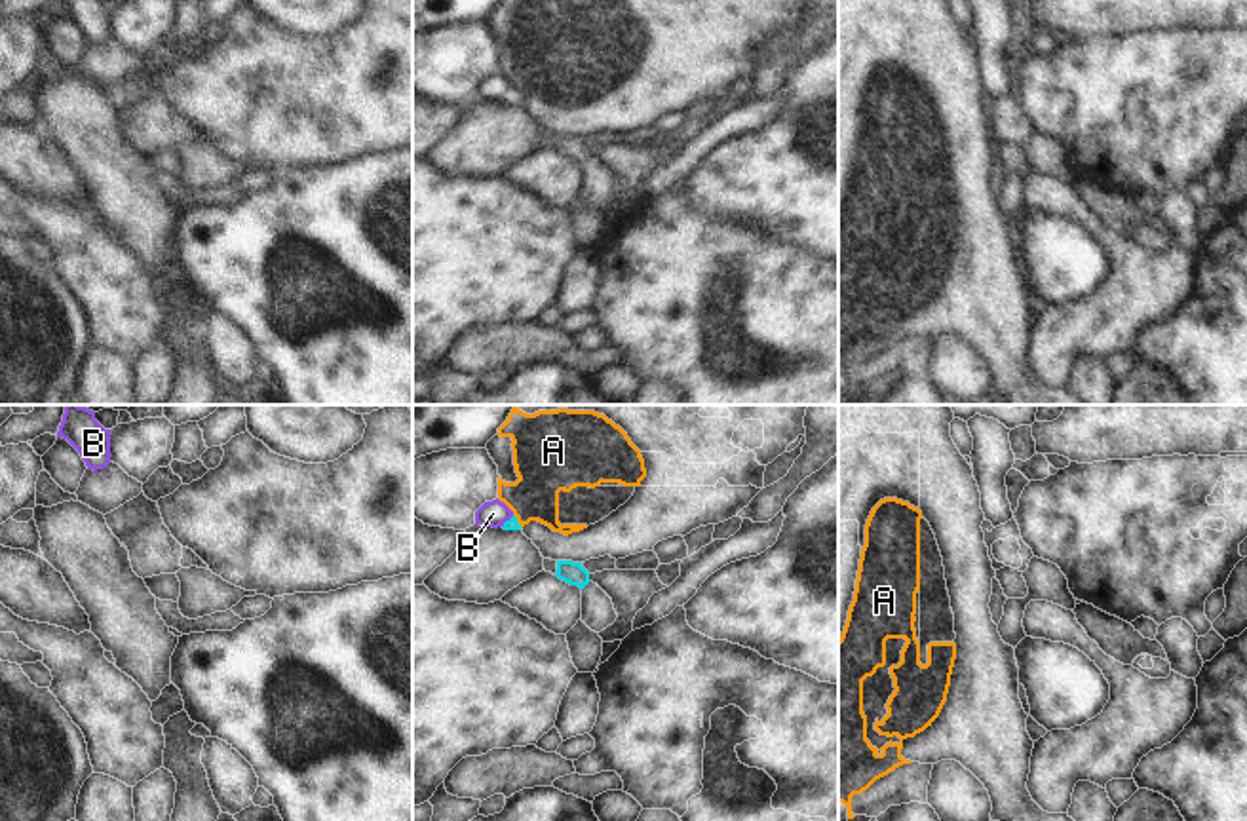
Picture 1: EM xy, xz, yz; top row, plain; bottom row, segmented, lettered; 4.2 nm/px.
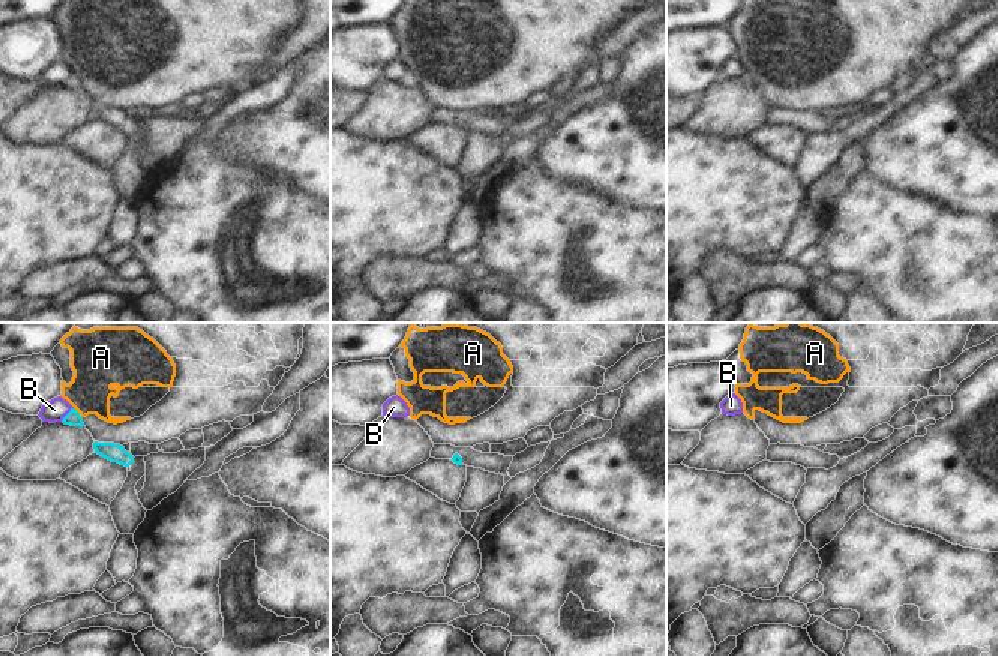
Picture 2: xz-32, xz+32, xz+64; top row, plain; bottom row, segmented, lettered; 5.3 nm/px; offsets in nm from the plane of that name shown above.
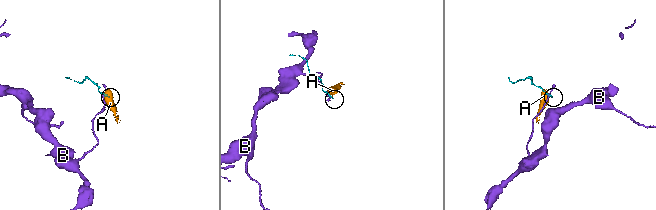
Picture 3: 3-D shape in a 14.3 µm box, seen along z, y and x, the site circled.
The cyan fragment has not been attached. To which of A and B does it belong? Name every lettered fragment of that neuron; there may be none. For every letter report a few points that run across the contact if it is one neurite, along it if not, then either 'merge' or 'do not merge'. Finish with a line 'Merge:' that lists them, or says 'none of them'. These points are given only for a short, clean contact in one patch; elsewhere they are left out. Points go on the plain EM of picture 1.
A: do not merge
B: line xz (514, 90), (502, 101); do not merge
Merge: none of them

